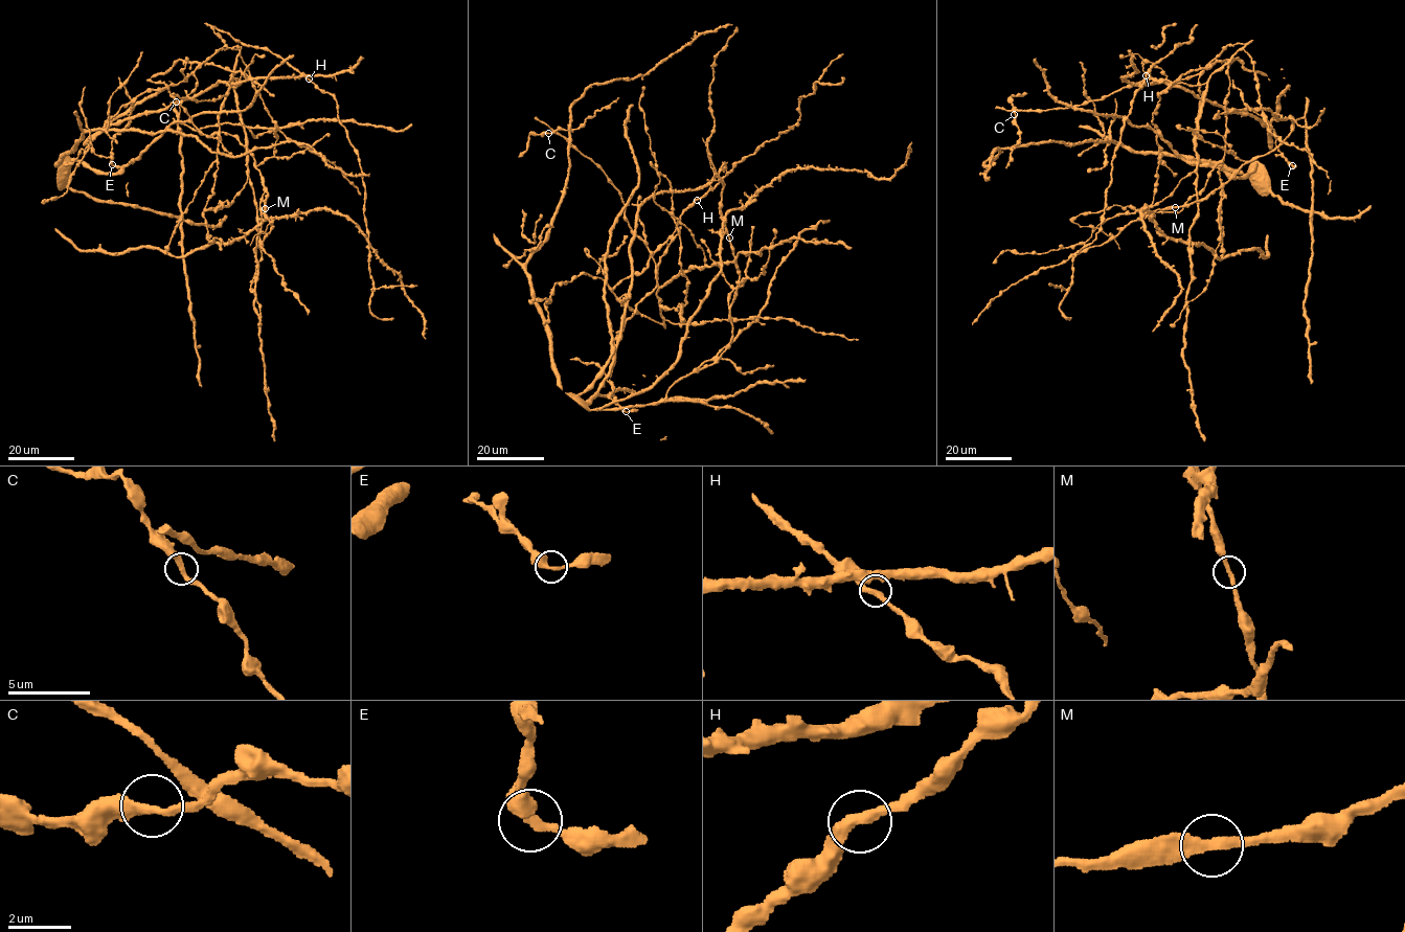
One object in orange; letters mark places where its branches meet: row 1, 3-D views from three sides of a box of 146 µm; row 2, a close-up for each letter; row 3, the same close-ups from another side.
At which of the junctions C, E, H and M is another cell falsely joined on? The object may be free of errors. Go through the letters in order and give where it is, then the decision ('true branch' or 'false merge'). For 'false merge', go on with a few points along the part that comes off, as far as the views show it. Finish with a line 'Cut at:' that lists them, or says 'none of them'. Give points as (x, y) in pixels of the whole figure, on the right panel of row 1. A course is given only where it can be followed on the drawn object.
C: at (1014, 114); true branch
E: at (1292, 165); true branch
H: at (1146, 75); true branch
M: at (1175, 207); true branch
Cut at: none of them

